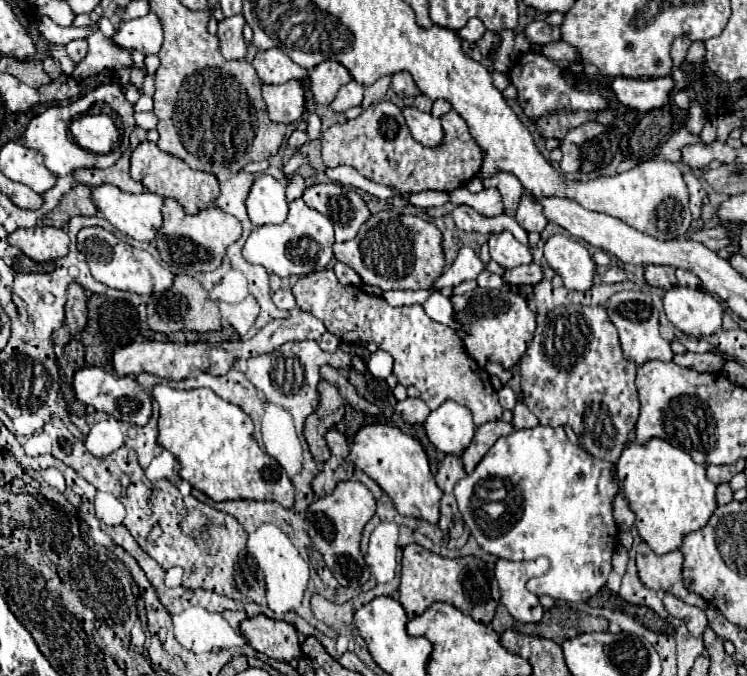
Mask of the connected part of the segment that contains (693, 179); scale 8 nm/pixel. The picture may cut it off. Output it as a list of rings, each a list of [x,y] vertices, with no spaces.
[[[686,171],[684,173],[684,183],[688,187],[688,199],[690,199],[690,211],[692,211],[692,219],[700,219],[700,209],[702,209],[702,199],[706,197],[706,191],[700,183],[700,179],[692,173]]]

